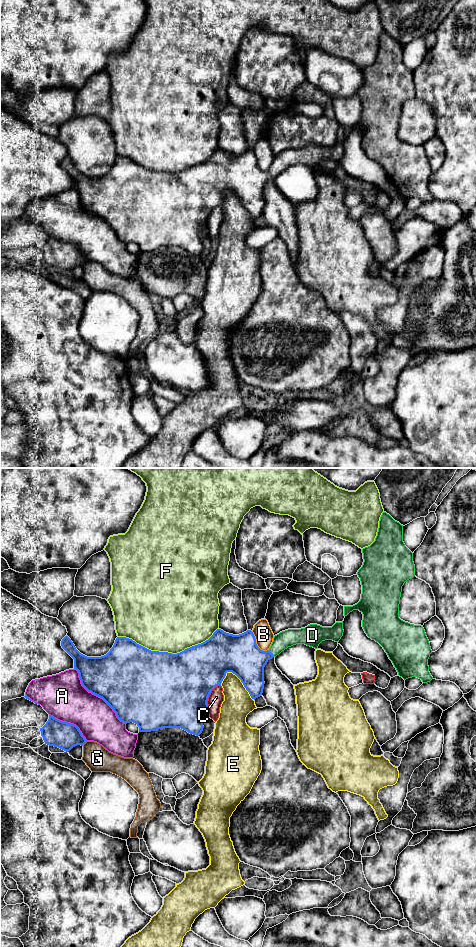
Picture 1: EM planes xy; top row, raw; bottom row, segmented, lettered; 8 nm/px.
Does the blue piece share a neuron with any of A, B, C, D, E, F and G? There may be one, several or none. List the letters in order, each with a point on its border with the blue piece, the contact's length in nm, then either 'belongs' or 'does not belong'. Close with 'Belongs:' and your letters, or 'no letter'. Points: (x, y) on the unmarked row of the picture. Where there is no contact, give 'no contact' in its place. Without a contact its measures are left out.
A: meets blue in xy at (97, 215); contact 600 nm long; does not belong
B: meets blue in xy at (256, 164); contact 220 nm long; does not belong
C: meets blue in xy at (207, 218); contact 260 nm long; does not belong
D: meets blue in xy at (271, 173); contact 80 nm long; belongs
E: meets blue in xy at (242, 202); contact 320 nm long; does not belong
F: meets blue in xy at (168, 173); contact 800 nm long; does not belong
G: meets blue in xy at (84, 263); contact 60 nm long; does not belong
Belongs: D

